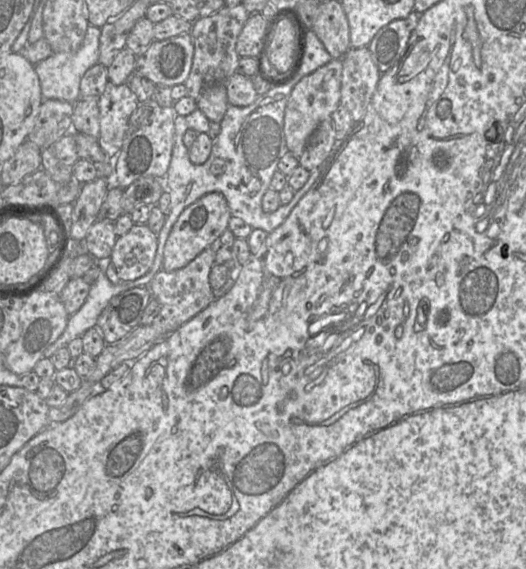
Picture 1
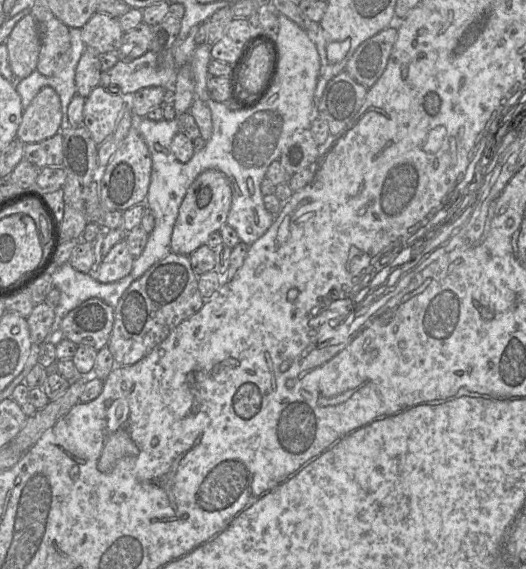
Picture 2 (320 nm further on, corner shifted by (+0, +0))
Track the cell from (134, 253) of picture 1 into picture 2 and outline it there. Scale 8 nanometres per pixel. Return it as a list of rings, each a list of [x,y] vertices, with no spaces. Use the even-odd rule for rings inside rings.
[[[124,239],[116,243],[103,257],[98,270],[92,276],[101,283],[118,281],[131,272],[134,259]]]

